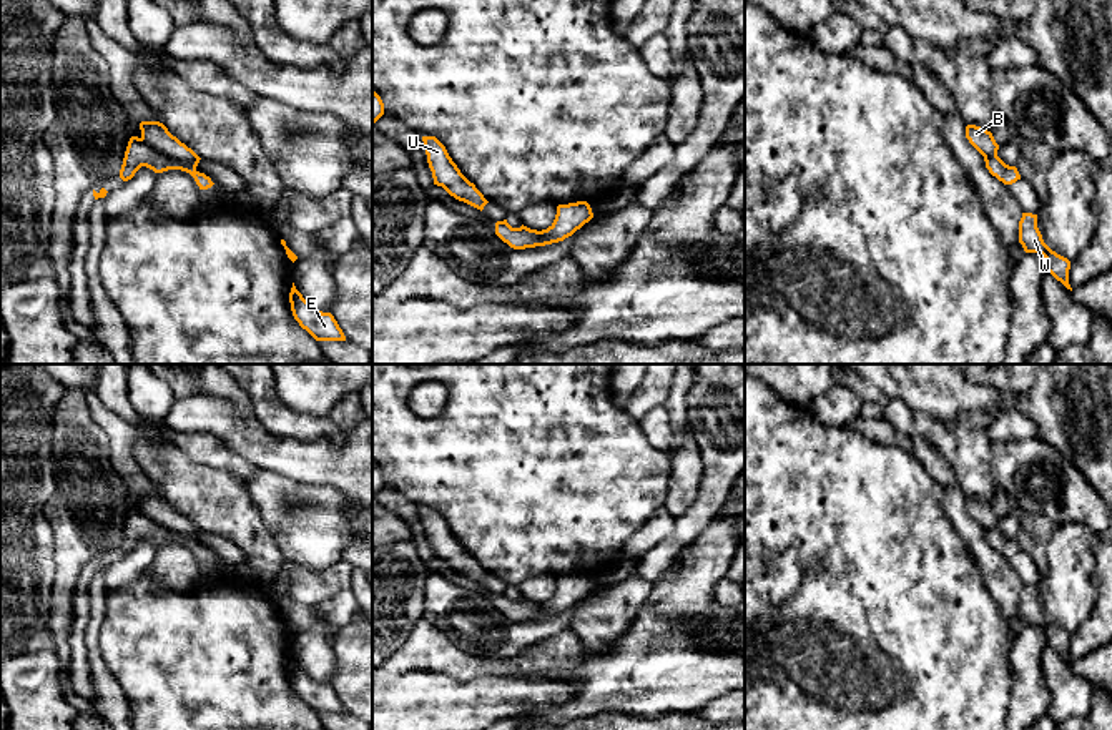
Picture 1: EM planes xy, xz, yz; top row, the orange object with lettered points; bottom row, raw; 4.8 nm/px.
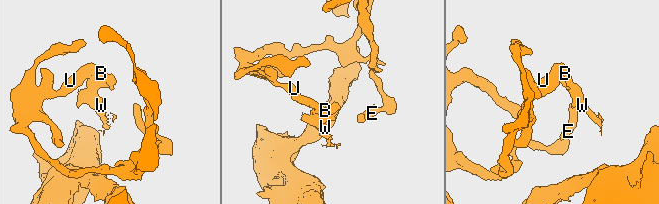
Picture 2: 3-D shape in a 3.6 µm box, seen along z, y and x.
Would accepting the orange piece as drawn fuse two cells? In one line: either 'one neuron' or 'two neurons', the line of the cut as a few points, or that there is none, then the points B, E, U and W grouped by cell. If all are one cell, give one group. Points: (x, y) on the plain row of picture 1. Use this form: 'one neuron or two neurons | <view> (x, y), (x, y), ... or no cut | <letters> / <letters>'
two neurons | xy (140, 511), (172, 531), (185, 534), (195, 544) | B E U / W

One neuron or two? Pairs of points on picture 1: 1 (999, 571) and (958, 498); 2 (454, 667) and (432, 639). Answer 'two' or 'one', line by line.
1: one
2: one

